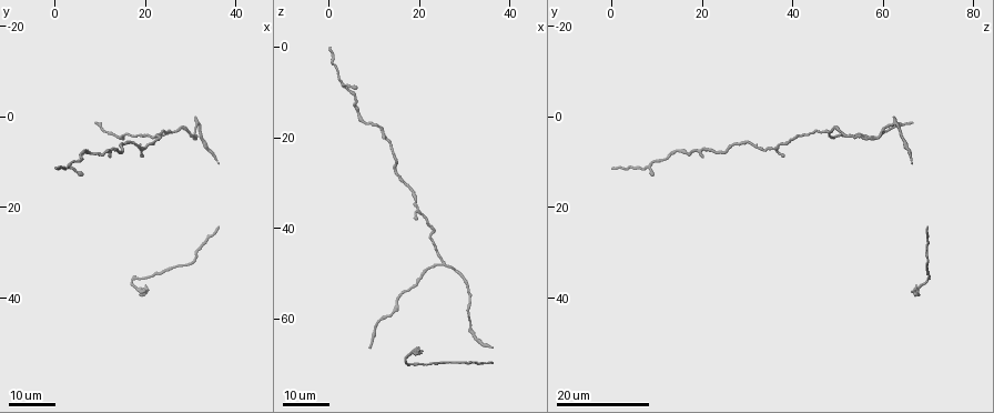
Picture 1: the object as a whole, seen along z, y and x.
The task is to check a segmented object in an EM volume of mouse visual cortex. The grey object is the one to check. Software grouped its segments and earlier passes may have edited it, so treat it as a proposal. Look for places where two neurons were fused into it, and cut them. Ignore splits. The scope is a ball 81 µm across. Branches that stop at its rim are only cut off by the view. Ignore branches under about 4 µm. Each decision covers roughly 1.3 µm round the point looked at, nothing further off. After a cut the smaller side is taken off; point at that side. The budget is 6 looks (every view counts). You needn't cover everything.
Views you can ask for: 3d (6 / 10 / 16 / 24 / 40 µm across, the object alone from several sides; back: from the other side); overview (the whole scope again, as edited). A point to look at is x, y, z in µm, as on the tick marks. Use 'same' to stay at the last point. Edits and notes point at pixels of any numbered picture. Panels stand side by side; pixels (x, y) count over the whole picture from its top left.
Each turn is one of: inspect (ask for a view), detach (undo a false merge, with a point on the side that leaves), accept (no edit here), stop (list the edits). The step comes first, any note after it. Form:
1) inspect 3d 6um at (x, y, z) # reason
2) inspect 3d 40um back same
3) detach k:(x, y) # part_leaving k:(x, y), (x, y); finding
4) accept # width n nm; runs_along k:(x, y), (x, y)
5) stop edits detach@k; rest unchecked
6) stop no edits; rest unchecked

inspect 3d 24um at (20.0, 7.0, 36.0) # sudden change in width

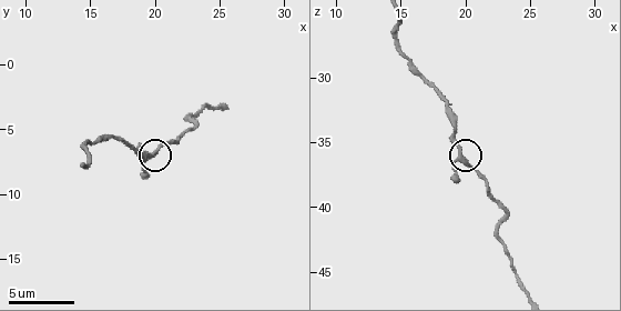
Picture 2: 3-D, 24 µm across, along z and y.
inspect 3d 10um same

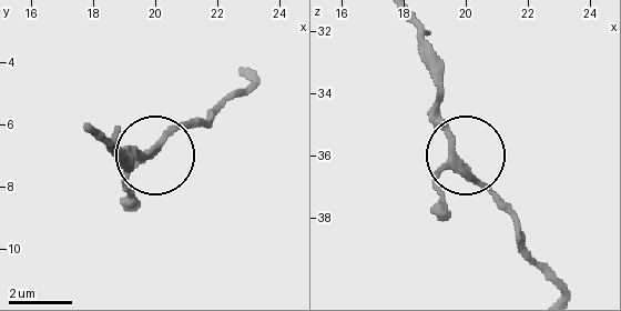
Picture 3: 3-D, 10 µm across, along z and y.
accept # width 210 nm; runs_along 3:(561, 286), (532, 253), (508, 206), (455, 150), (431, 73); one neuron here

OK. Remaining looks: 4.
inspect 3d 24um at (25.5, 3.5, 47.5)

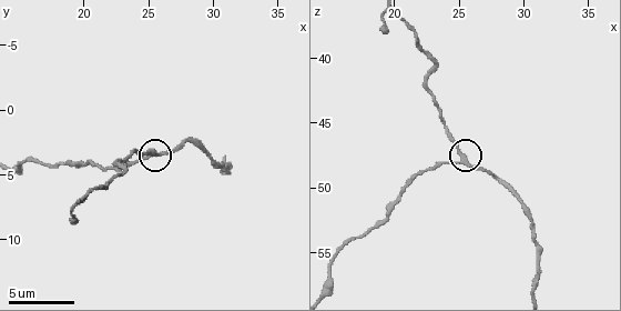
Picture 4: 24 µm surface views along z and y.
inspect 3d 10um at (25.2, 3.4, 47.8)

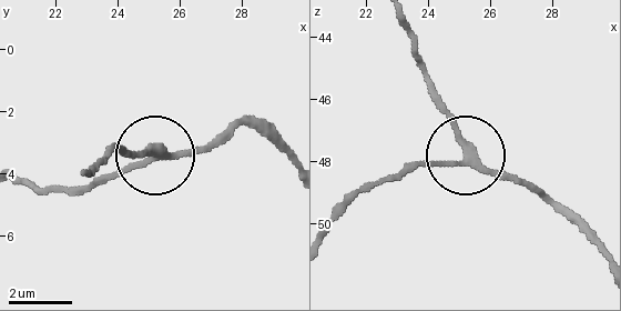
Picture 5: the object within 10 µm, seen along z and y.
accept # arms 3; all the same neuron

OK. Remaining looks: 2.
inspect 3d 10um at (15.0, 4.2, 56.4) # sudden change in width

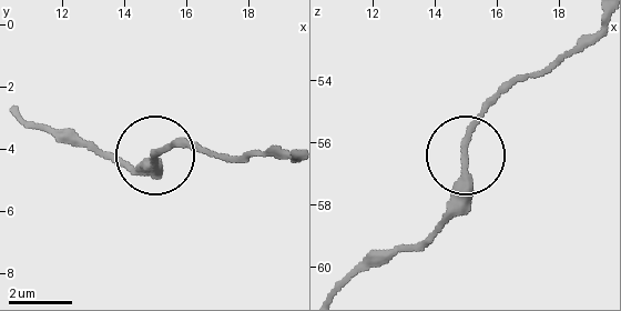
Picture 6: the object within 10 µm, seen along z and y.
accept # width 260 nm; runs_along 6:(600, 26), (505, 89), (470, 137), (465, 200), (451, 221); all the same neuron

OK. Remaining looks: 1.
stop no edits; rest unchecked

